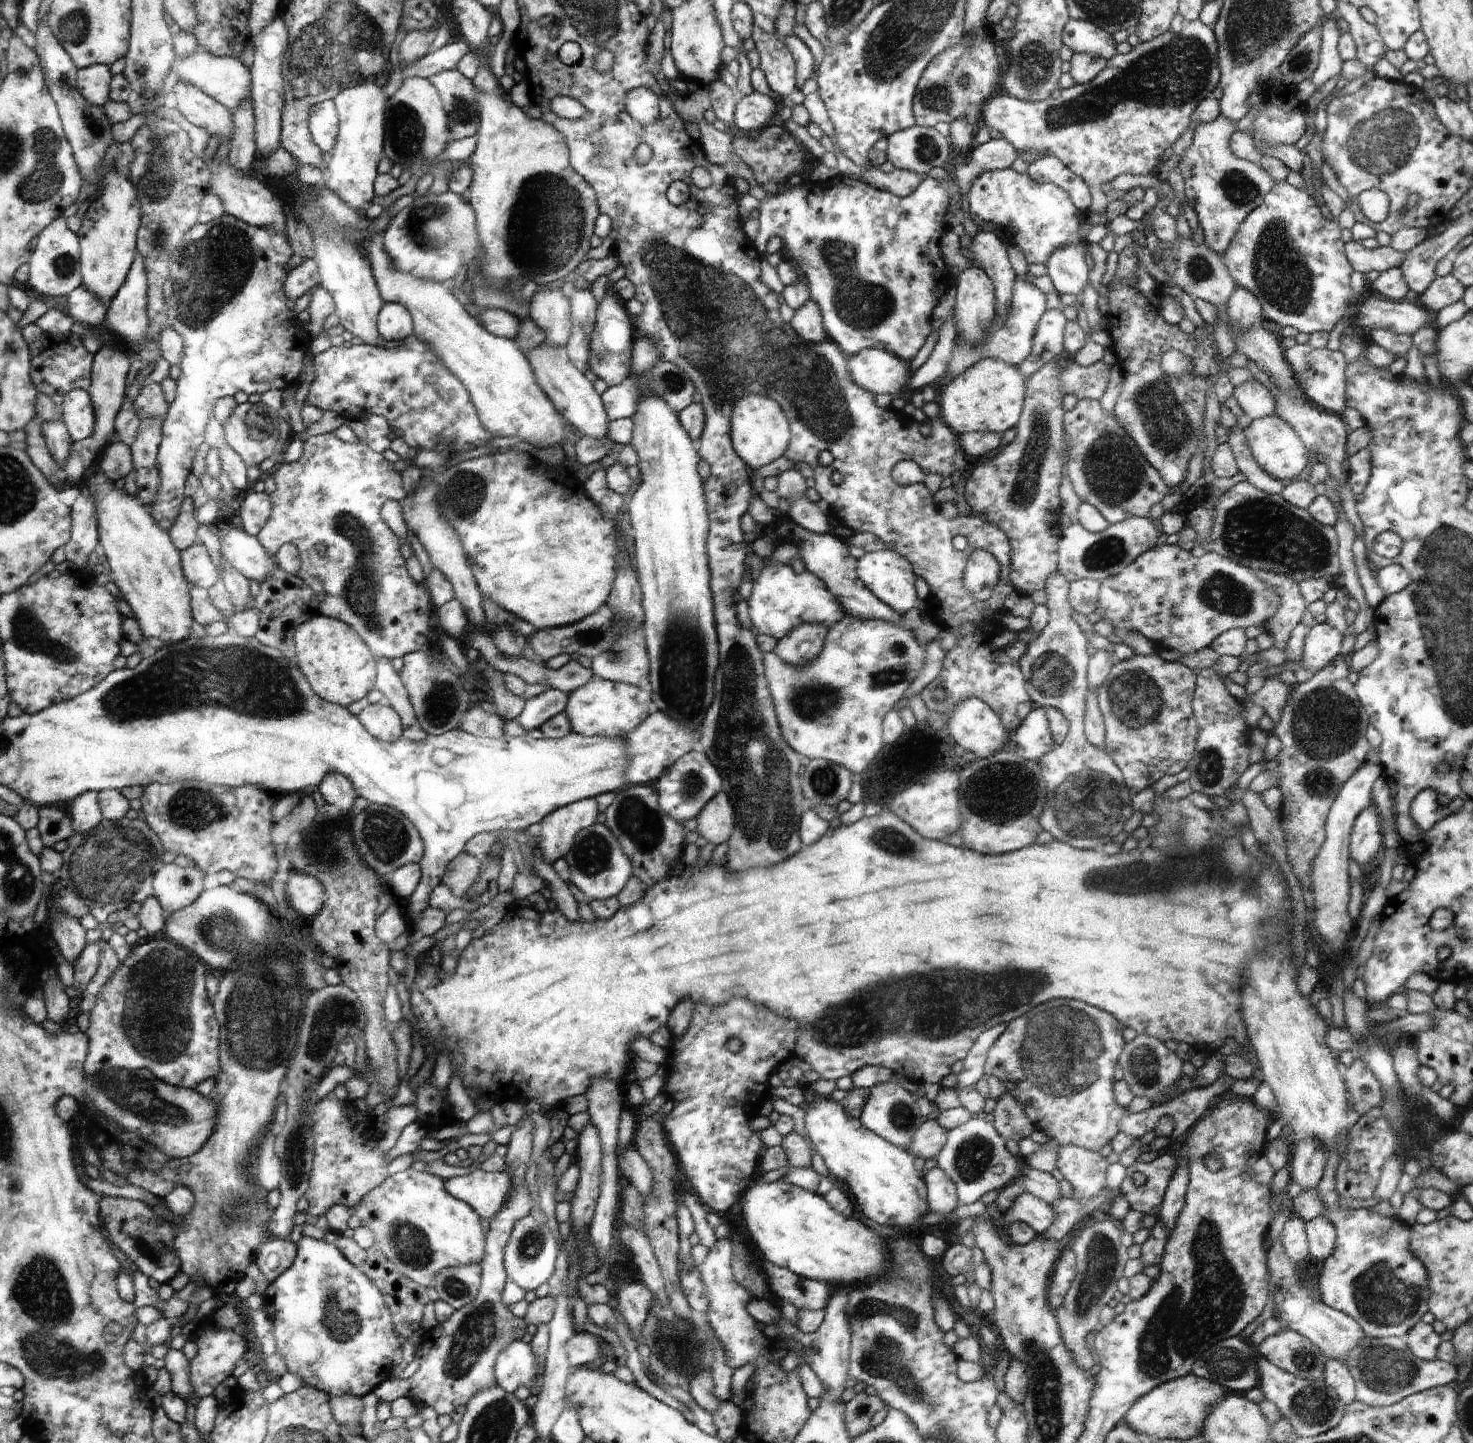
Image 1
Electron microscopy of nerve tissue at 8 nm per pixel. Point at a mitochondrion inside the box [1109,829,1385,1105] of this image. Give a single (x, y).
(1142, 1062)

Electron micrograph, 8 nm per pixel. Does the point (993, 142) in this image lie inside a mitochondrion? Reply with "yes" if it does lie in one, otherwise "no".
no

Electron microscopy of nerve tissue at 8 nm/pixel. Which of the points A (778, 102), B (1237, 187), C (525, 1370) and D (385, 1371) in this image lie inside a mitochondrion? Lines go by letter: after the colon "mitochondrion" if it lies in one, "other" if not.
A: other
B: mitochondrion
C: other
D: other

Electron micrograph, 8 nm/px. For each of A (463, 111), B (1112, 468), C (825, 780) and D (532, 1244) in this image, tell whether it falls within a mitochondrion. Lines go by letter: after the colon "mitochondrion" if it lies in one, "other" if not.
A: mitochondrion
B: mitochondrion
C: mitochondrion
D: mitochondrion

